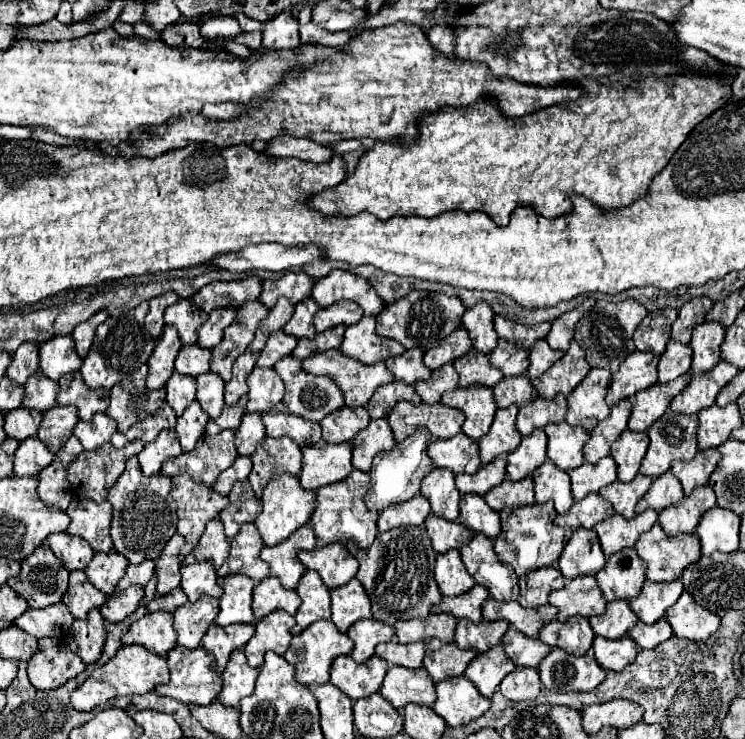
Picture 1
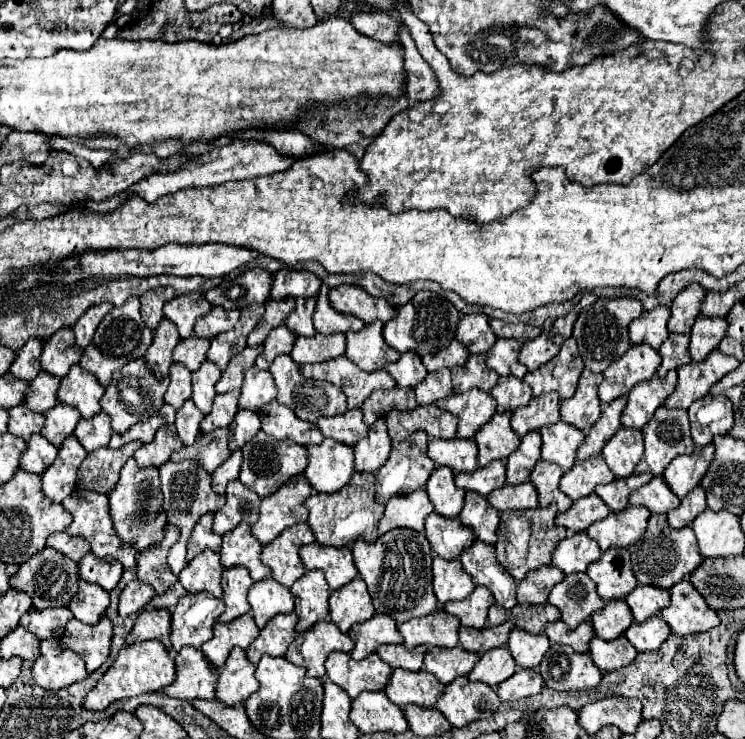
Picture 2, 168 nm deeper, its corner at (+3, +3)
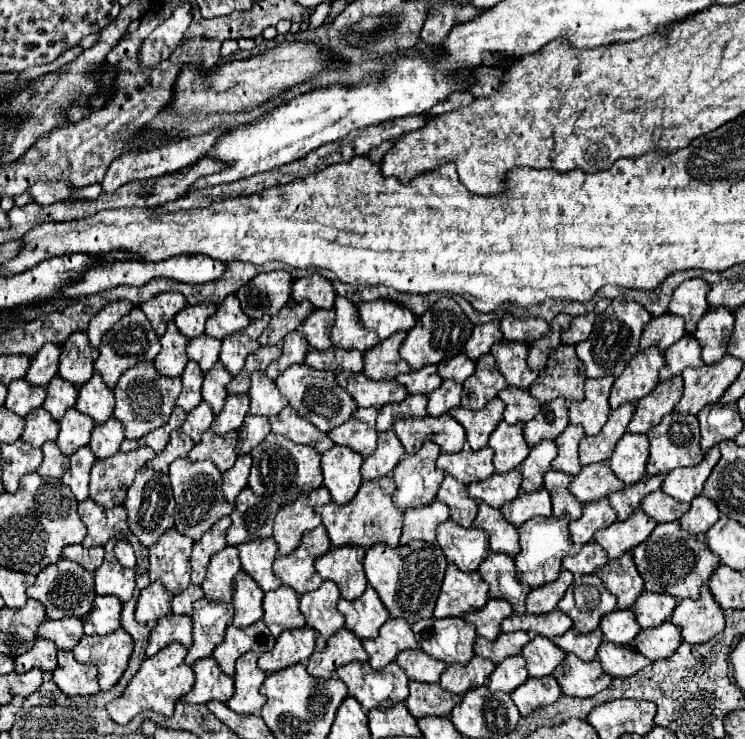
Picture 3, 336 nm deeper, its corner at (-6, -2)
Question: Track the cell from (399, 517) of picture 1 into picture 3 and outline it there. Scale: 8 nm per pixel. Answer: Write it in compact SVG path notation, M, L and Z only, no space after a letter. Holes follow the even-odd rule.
M432 501L424 507L404 511L404 527L400 535L400 545L412 539L432 543L436 539L436 527L448 519L448 507L440 501Z

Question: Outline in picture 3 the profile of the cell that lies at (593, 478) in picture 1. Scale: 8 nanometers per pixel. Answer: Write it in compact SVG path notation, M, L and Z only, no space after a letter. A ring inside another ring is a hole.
M602 461L582 467L582 471L572 479L568 489L580 503L590 503L610 495L612 491L624 489L624 483L612 473L608 463Z

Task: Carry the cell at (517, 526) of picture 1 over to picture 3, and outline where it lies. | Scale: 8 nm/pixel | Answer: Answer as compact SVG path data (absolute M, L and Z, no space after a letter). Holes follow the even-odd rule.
M532 517L530 521L518 527L520 553L514 557L514 561L516 561L516 573L522 583L528 583L530 587L540 587L544 583L556 581L562 569L562 559L574 553L574 543L568 531L568 523L570 523L568 517L558 517L558 519L556 517Z

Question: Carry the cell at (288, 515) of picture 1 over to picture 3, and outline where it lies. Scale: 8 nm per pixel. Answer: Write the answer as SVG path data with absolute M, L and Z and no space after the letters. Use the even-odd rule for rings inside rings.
M300 495L294 503L280 507L274 519L274 539L278 543L278 553L288 555L298 545L302 533L316 529L320 523L320 515L314 511L308 495Z

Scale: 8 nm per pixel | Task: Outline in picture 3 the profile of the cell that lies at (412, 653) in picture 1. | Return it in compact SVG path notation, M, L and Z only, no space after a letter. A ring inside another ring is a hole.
M402 651L396 657L396 663L406 671L406 675L412 681L420 683L438 683L440 673L446 669L446 663L436 661L434 657L428 657L424 651Z

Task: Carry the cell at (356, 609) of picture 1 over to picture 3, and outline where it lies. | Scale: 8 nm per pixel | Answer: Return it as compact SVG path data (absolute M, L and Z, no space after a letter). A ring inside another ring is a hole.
M370 585L362 593L362 597L358 597L354 601L340 599L338 611L346 617L346 629L356 633L358 639L376 637L378 629L390 619L378 593Z

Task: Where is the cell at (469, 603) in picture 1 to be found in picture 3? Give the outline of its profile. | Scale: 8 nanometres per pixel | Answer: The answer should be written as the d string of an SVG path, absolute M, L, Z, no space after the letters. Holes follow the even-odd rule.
M488 599L488 603L472 613L462 615L464 621L472 623L476 627L476 633L486 637L488 641L494 641L500 633L500 623L502 619L512 615L512 605L508 605L508 601L504 599Z

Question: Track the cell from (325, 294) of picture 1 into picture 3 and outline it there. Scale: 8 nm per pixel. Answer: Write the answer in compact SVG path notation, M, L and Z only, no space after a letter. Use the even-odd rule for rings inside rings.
M378 299L378 301L368 301L368 303L358 303L358 319L360 323L374 331L380 339L388 339L396 331L408 331L414 323L416 317L402 305L392 303L388 299Z

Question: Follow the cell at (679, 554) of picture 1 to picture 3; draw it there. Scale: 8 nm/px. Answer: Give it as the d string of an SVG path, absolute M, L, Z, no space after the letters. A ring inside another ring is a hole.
M676 521L658 523L652 535L632 551L638 573L644 579L646 591L666 593L680 599L700 597L700 587L708 583L716 567L720 565L718 557L708 549L704 535L692 535L684 531Z

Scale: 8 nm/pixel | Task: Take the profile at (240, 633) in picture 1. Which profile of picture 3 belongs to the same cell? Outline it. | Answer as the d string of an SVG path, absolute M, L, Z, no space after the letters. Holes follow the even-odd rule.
M256 621L244 629L230 625L226 629L224 641L214 649L212 657L218 661L220 669L228 677L234 677L234 663L240 655L244 655L246 651L254 651L256 655L262 655L262 653L270 651L274 647L274 643L276 643L276 639L268 631L264 621Z

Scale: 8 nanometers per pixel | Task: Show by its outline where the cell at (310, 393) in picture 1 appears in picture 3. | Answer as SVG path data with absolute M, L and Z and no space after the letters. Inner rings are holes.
M304 363L302 365L292 365L276 379L276 385L278 385L280 393L288 399L290 407L300 417L304 417L306 421L310 421L312 425L322 429L324 433L342 425L344 421L348 421L348 417L358 409L356 401L344 389L340 389L332 371L316 371L316 369L312 369Z

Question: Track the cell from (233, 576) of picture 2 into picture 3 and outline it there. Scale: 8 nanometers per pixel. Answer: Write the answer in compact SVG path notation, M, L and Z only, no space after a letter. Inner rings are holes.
M238 571L234 577L234 625L236 627L248 627L262 619L262 599L264 591L258 587L258 583L248 577L248 573Z

